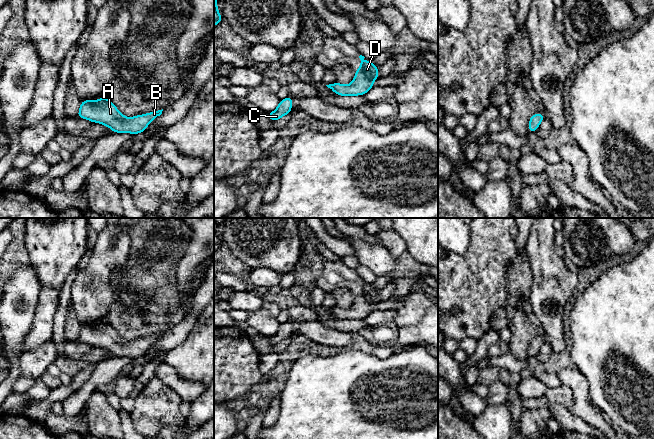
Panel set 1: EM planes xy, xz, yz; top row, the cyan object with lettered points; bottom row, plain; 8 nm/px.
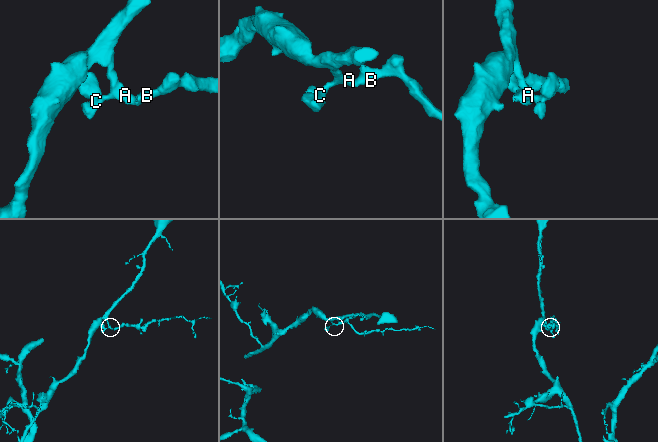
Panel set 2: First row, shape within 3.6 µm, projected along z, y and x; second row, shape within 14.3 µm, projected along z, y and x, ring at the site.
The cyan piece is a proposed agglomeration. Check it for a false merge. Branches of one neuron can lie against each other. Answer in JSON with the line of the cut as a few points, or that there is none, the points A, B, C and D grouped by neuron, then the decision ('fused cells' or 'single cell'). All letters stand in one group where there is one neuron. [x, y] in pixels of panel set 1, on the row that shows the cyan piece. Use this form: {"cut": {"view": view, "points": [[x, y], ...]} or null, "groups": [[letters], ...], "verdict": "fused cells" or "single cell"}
{"cut": null, "groups": [["A", "B", "C", "D"]], "verdict": "single cell"}

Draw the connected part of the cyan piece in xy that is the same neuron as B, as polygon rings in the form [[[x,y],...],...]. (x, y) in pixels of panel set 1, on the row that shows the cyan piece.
[[[103,96],[97,100],[82,100],[76,117],[107,126],[113,133],[137,135],[143,133],[150,123],[162,114],[162,111],[163,109],[126,117],[108,97]]]

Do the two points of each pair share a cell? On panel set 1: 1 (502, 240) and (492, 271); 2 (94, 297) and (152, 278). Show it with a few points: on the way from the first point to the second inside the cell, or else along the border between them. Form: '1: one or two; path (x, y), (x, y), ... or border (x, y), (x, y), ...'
1: one; path (494, 248), (492, 250), (492, 263)
2: two; border (127, 263), (112, 281), (136, 296), (123, 308)

